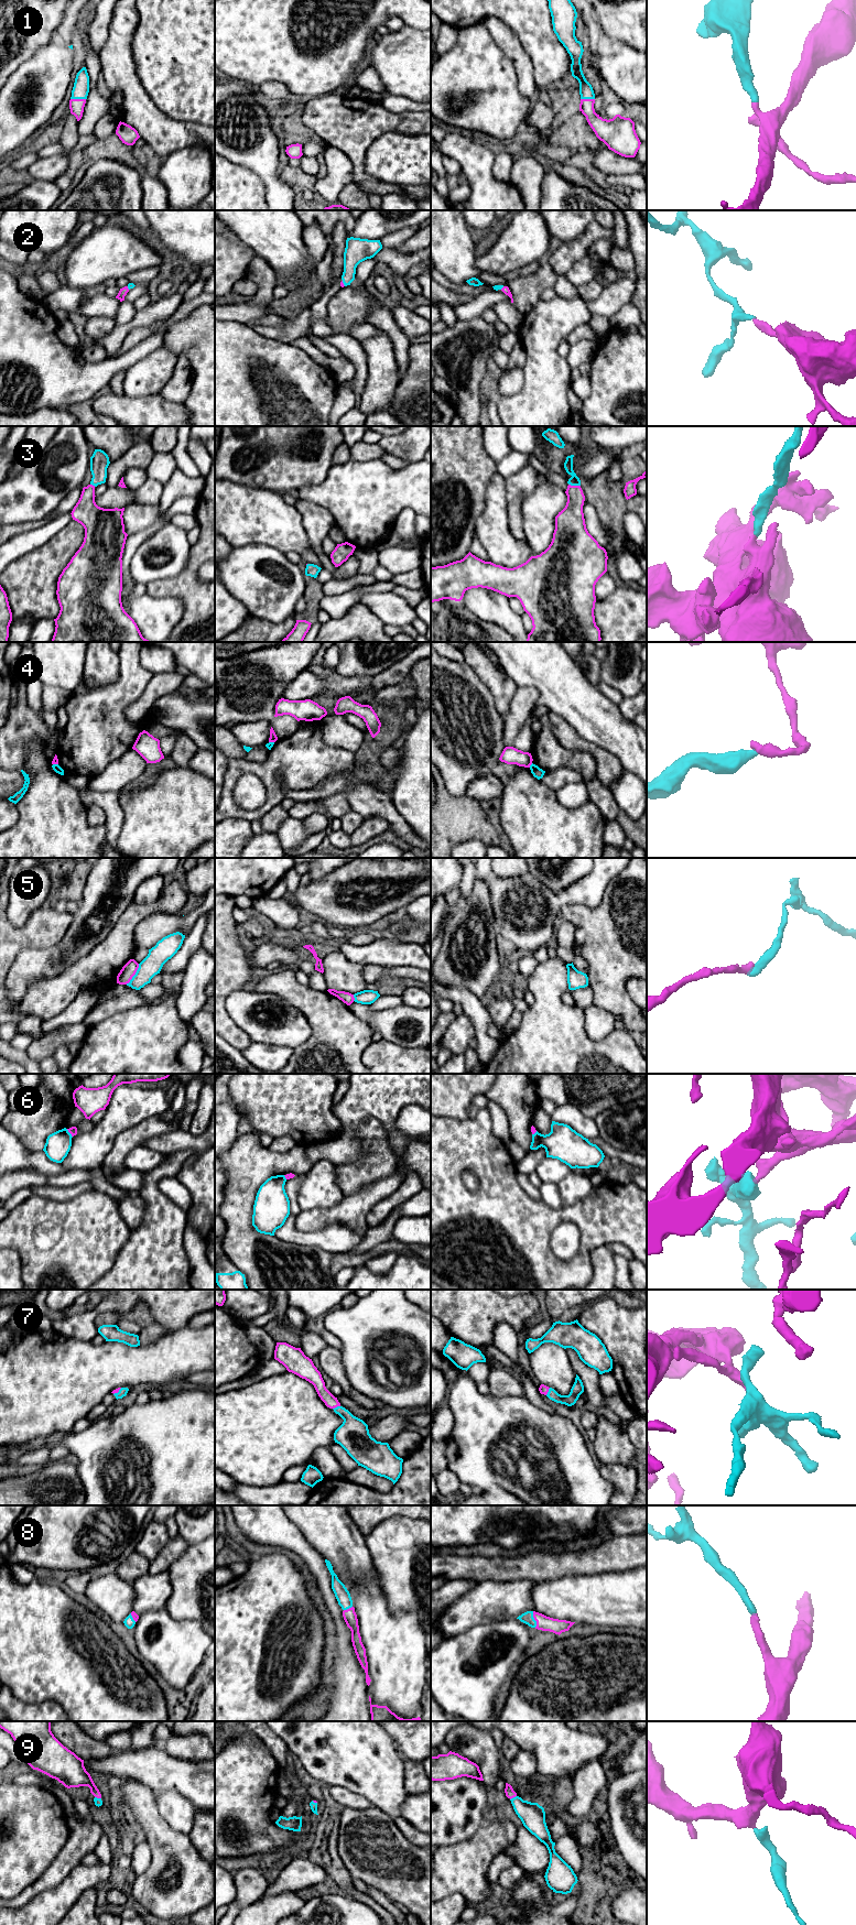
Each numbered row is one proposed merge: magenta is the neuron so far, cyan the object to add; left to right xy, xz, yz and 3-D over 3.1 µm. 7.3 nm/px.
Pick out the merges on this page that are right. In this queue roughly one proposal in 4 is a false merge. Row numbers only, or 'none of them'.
1, 2, 3, 7, 8, 9

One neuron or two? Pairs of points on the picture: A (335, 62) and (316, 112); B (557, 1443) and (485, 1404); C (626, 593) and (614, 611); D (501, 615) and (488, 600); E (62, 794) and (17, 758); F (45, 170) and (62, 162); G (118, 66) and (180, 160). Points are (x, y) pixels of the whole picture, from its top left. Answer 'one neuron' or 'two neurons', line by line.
A: two neurons
B: one neuron
C: one neuron
D: one neuron
E: two neurons
F: one neuron
G: two neurons

